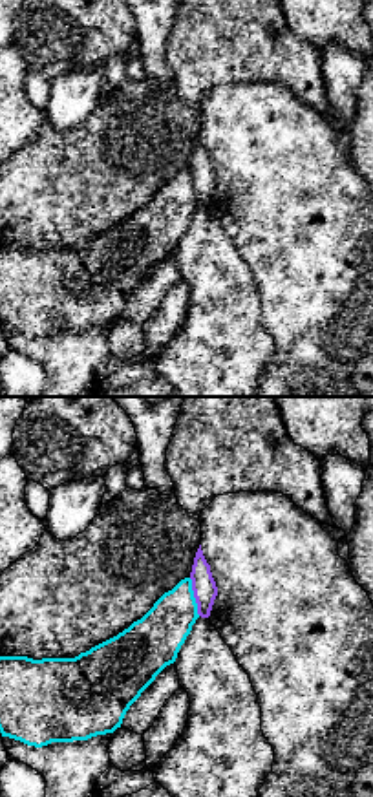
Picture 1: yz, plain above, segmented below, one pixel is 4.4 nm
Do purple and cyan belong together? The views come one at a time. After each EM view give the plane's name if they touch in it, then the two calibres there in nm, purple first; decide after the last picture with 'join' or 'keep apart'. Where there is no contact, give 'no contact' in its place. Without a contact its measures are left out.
contact in yz; calibres 110 and 220 nm

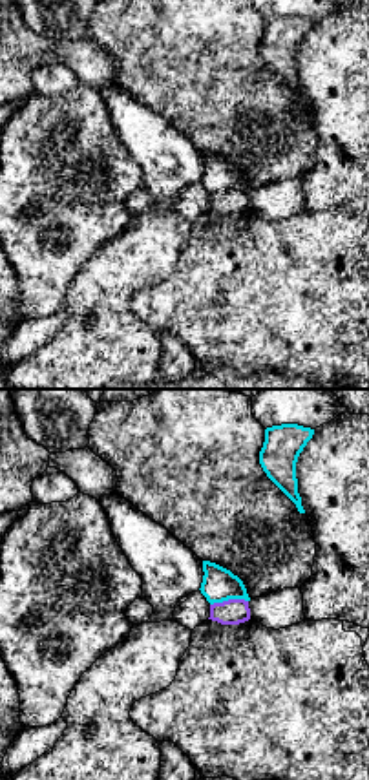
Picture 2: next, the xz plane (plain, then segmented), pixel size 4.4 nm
contact in xz; calibres 110 and 150 nm

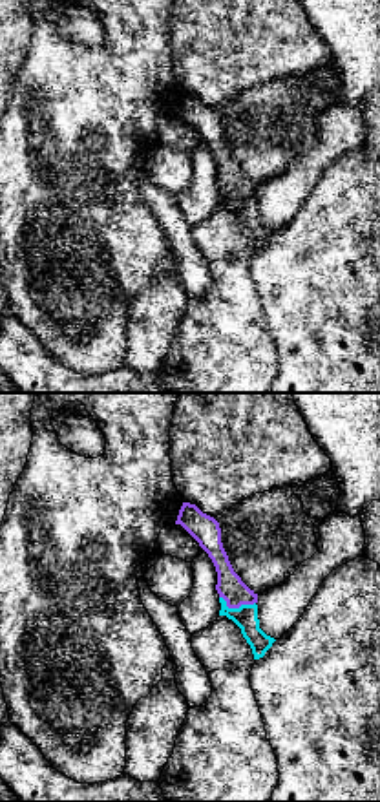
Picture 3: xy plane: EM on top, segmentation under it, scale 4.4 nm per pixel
contact in xy; calibres 120 and 100 nm

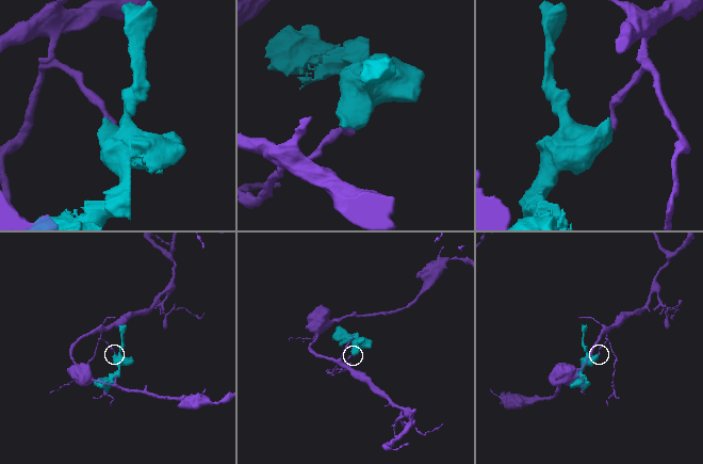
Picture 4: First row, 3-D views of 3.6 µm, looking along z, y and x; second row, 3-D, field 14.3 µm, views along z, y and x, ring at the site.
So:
keep apart

